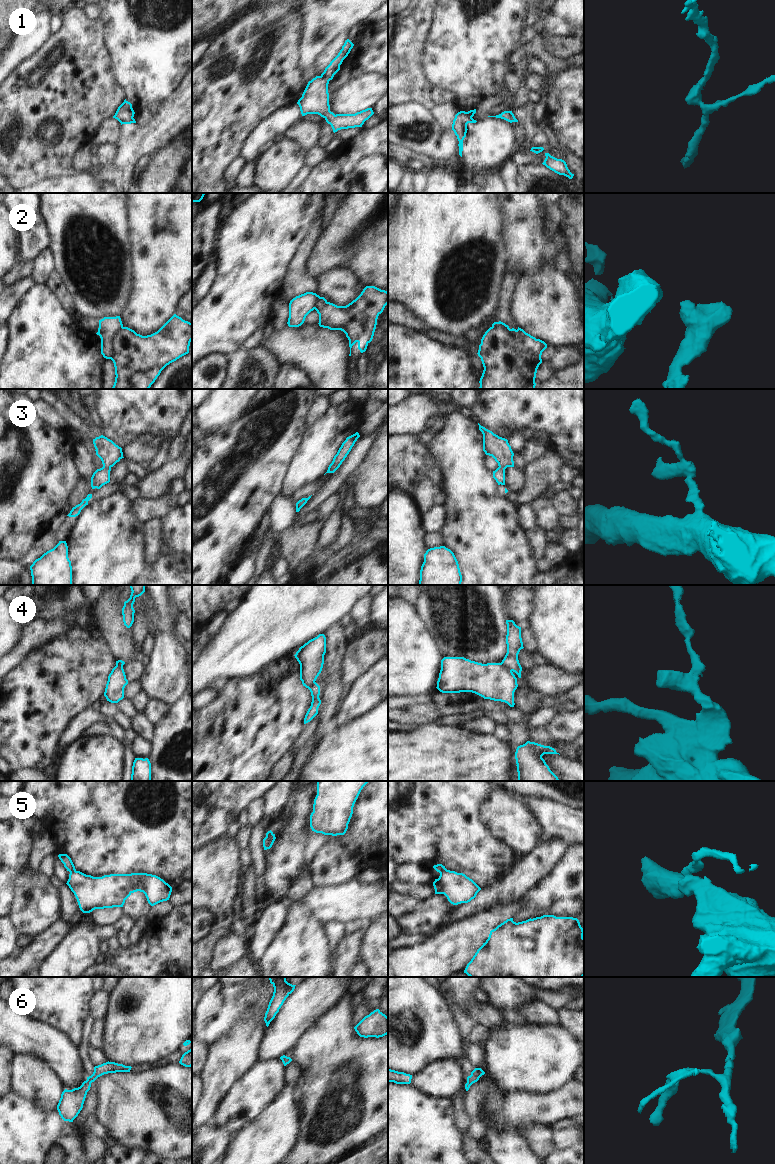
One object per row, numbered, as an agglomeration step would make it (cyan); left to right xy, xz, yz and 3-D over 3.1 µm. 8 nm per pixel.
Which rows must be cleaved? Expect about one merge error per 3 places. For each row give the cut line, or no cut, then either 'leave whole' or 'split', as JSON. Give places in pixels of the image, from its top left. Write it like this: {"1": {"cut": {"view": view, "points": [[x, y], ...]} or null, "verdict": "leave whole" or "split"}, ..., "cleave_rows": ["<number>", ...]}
{"1": {"cut": {"view": "xz", "points": [[321, 75], [328, 81]]}, "verdict": "split"}, "2": {"cut": {"view": "xy", "points": [[122, 326], [113, 338], [113, 353], [110, 358]]}, "verdict": "split"}, "3": {"cut": null, "verdict": "leave whole"}, "4": {"cut": {"view": "yz", "points": [[500, 663], [512, 670]]}, "verdict": "split"}, "5": {"cut": {"view": "yz", "points": [[446, 869], [440, 873]]}, "verdict": "split"}, "6": {"cut": null, "verdict": "leave whole"}, "cleave_rows": ["1", "2", "4", "5"]}

